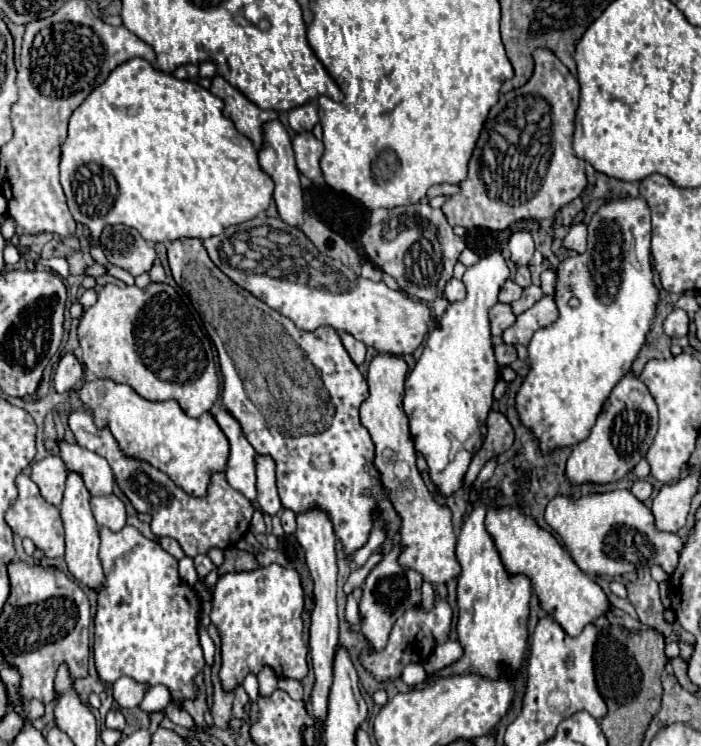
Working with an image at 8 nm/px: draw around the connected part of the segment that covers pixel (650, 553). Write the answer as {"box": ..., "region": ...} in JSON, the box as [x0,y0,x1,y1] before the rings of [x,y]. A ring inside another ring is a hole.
{"box":[544,490,684,576],"region":[[[612,490],[578,498],[558,494],[548,502],[544,520],[558,532],[566,552],[584,574],[616,576],[634,572],[638,566],[658,564],[670,576],[676,570],[680,548],[684,548],[678,534],[658,532],[654,528],[652,512],[630,490]]]}

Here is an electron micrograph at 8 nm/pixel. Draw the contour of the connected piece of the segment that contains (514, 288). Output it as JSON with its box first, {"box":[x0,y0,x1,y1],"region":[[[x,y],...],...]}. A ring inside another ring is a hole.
{"box":[498,280,522,304],"region":[[[506,280],[506,284],[504,284],[502,290],[500,290],[498,302],[506,302],[506,304],[510,304],[510,302],[518,300],[520,294],[522,294],[522,288],[520,288],[514,280]]]}

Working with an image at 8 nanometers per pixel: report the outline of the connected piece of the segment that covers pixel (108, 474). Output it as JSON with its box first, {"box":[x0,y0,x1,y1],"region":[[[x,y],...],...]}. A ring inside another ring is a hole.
{"box":[60,442,114,496],"region":[[[60,442],[60,458],[68,470],[80,472],[92,496],[110,496],[114,488],[114,474],[102,456],[80,448],[78,444]]]}

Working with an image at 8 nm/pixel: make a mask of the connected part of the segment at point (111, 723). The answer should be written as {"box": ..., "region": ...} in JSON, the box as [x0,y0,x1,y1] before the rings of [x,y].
{"box":[106,710,124,730],"region":[[[110,710],[106,716],[106,728],[112,730],[124,730],[124,716],[120,710]]]}

